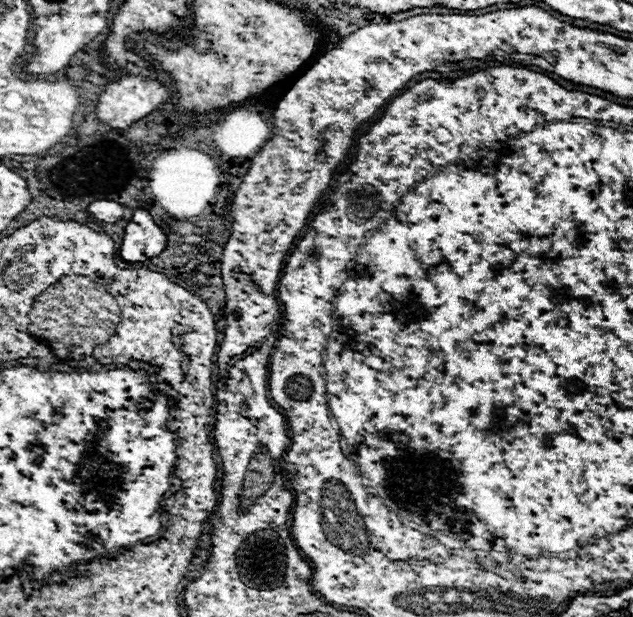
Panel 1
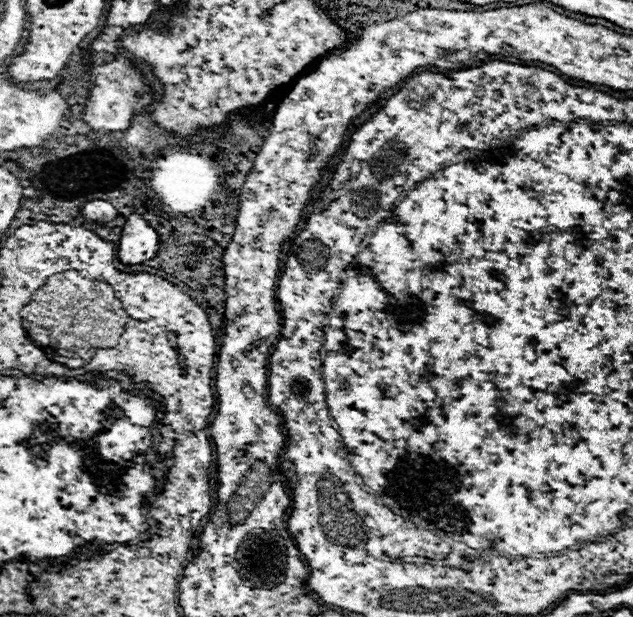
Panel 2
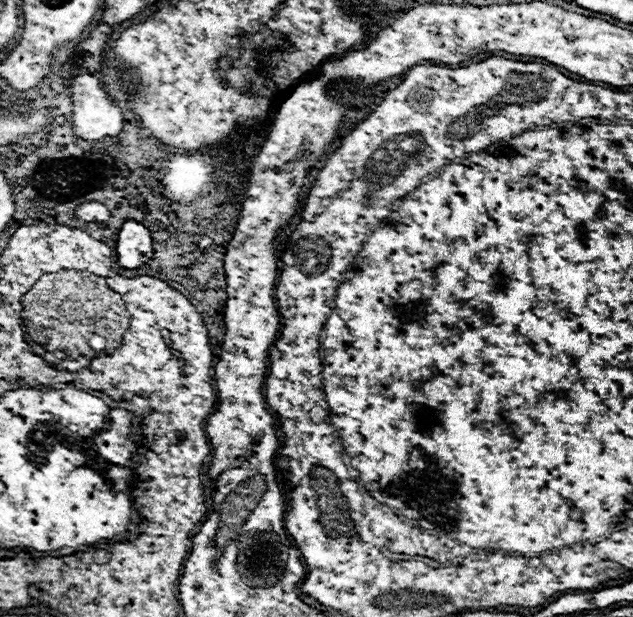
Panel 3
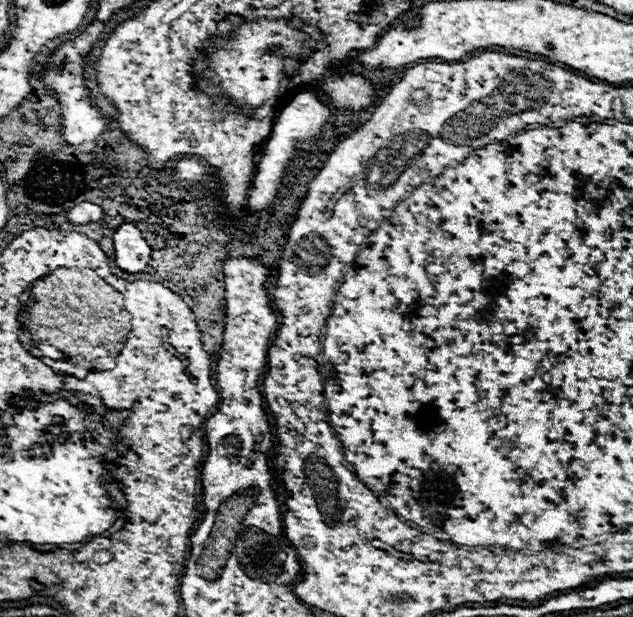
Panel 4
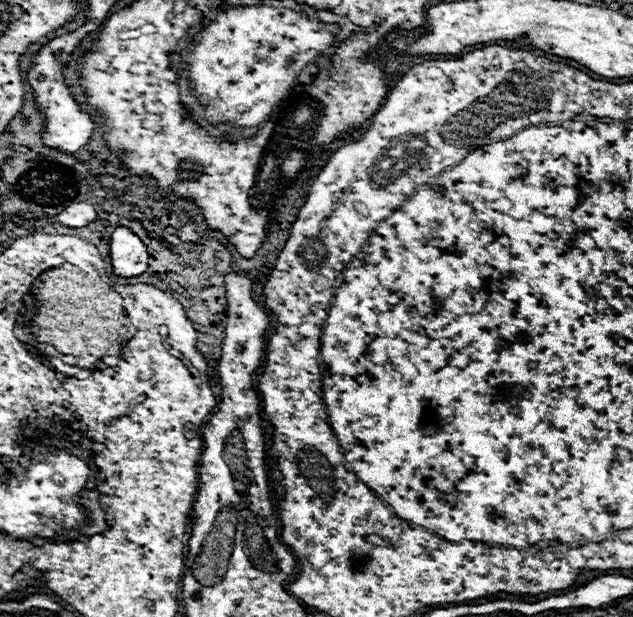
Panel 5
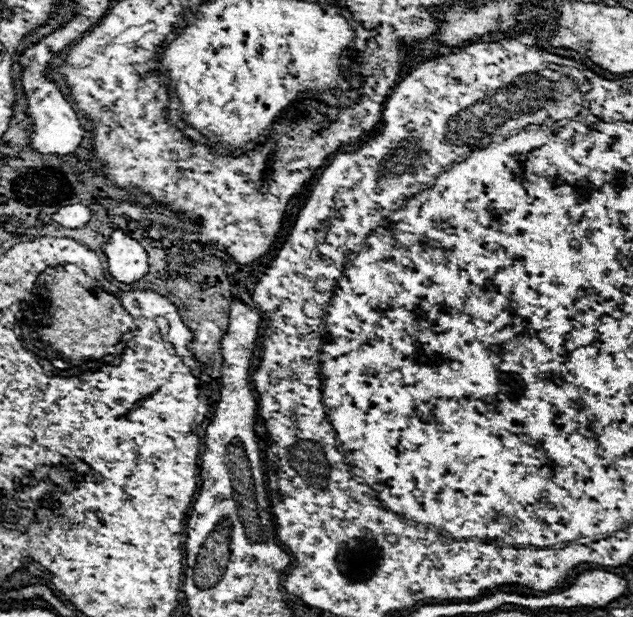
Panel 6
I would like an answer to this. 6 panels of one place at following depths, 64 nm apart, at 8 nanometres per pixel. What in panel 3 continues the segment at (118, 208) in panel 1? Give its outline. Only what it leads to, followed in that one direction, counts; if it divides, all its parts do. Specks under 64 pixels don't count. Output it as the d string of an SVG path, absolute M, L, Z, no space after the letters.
M92 200L92 202L80 204L80 206L76 208L76 216L82 218L82 220L86 220L86 222L100 222L100 224L104 224L104 222L110 220L112 214L110 214L108 206L104 206L102 202Z

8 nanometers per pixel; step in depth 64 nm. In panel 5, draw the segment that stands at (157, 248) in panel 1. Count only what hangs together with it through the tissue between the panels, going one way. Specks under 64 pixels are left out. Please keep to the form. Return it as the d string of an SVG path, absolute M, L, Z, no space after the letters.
M118 226L110 242L110 258L118 276L140 276L148 268L150 252L146 244L126 226Z

